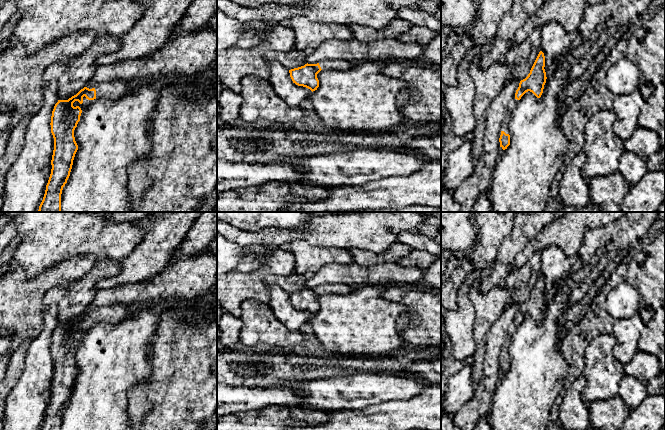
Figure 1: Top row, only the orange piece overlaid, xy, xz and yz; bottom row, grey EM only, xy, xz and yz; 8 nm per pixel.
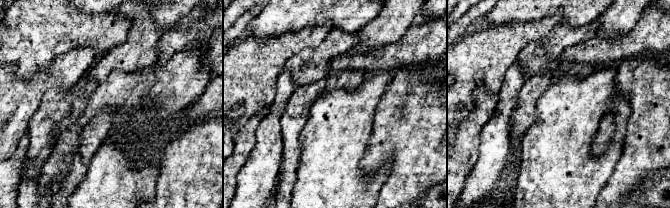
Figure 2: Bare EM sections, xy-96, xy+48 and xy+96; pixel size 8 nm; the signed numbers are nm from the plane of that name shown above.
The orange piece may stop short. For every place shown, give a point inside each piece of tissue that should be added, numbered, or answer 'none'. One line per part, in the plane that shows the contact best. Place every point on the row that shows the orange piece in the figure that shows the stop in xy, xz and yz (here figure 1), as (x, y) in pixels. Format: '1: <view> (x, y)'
1: xy (86, 102)

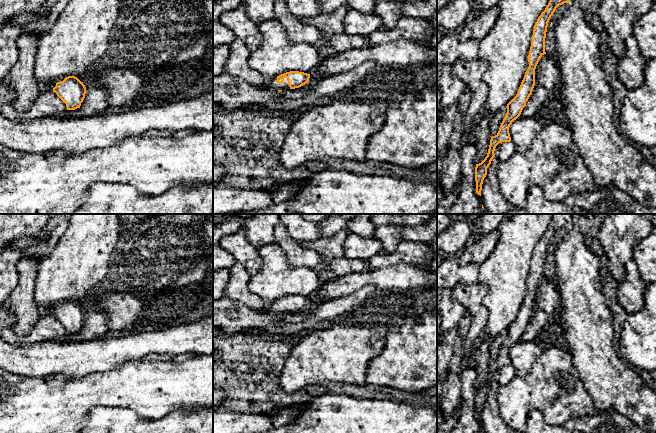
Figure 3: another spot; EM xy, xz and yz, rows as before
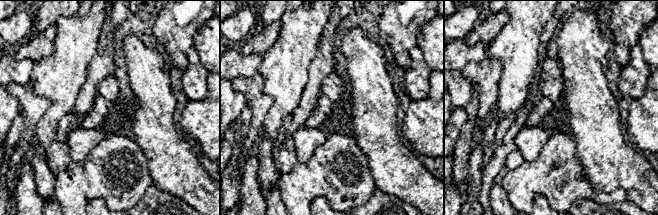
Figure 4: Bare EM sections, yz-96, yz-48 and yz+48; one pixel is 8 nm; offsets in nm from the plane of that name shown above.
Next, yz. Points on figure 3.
none

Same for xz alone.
1: xz (273, 85)

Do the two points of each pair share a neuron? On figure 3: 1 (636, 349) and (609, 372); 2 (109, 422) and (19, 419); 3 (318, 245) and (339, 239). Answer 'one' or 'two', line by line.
1: two
2: two
3: one

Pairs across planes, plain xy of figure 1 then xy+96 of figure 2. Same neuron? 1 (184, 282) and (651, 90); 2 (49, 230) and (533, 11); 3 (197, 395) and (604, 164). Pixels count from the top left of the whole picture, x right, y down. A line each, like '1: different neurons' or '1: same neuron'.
1: different neurons
2: same neuron
3: different neurons

